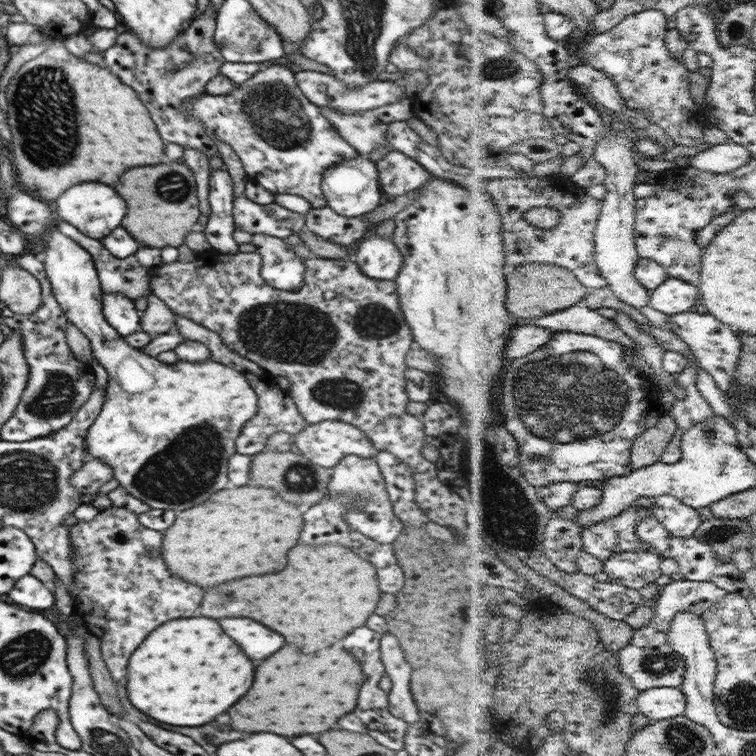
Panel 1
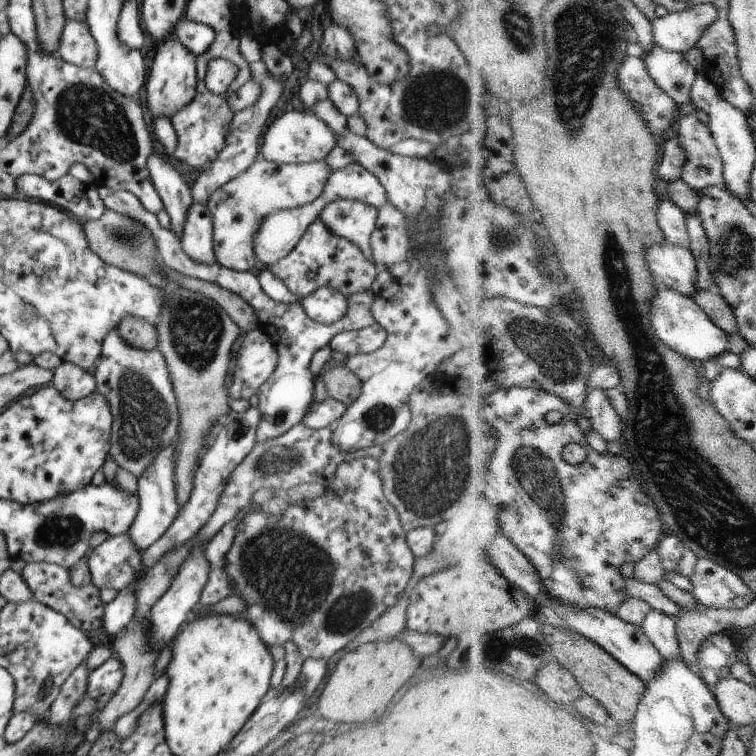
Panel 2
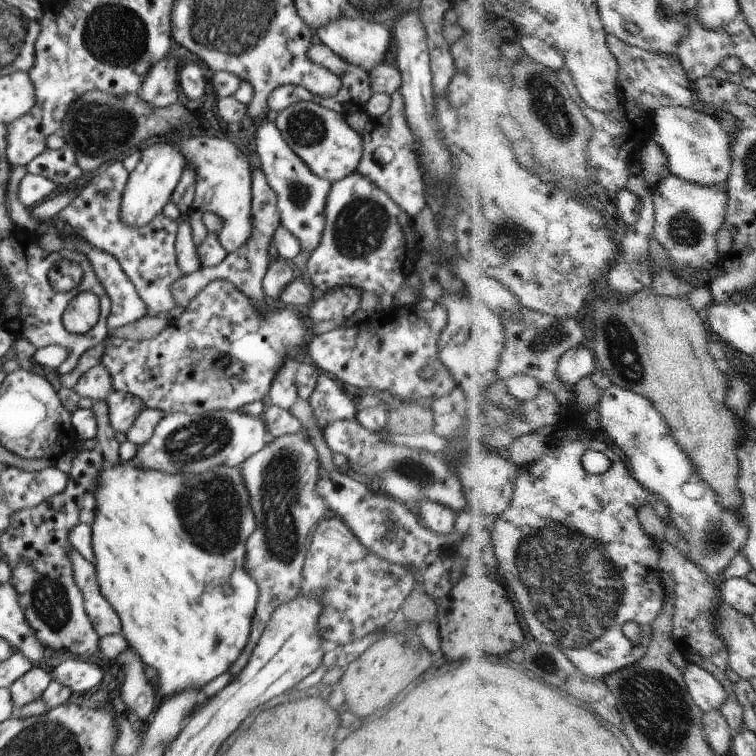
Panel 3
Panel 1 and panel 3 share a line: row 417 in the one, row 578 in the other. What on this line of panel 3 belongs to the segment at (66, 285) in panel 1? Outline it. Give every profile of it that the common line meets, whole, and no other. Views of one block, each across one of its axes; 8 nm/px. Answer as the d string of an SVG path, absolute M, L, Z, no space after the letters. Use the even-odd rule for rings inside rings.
M118 458L116 464L104 462L100 464L100 472L96 476L96 492L94 500L96 501L96 510L94 510L94 520L92 520L92 550L94 551L94 570L96 571L96 580L98 588L102 591L104 598L118 613L122 625L122 634L130 644L130 648L138 654L140 660L146 666L152 666L158 674L158 694L162 698L170 698L174 694L180 694L184 690L196 688L201 690L210 680L216 676L224 674L230 670L230 666L236 662L244 646L248 644L250 638L250 628L252 628L252 618L258 598L258 586L253 578L246 574L243 567L246 556L246 541L250 534L256 530L257 522L254 512L250 508L250 494L246 490L246 482L242 478L240 466L226 466L220 464L204 474L170 474L162 470L150 469L140 470L134 466L131 460L122 460Z

